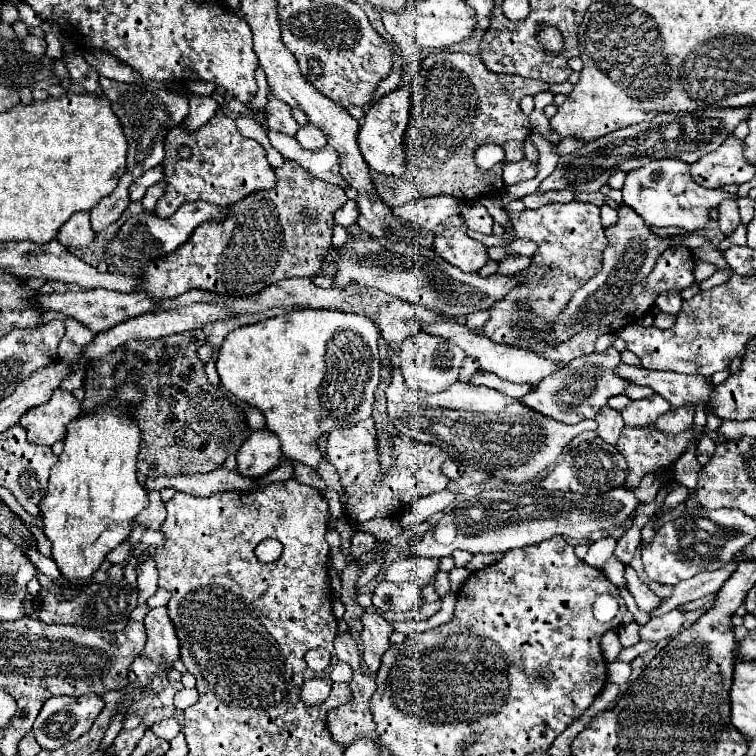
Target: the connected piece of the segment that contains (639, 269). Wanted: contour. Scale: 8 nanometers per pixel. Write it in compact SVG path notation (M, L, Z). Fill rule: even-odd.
M622 206L618 210L618 218L620 218L620 222L606 230L608 246L602 254L602 270L596 276L592 276L570 298L564 312L558 314L558 318L552 322L552 328L548 332L544 332L542 336L538 336L538 340L546 342L548 346L558 346L562 342L568 342L572 336L576 336L590 324L598 322L600 320L598 314L614 312L622 304L622 300L630 294L632 286L642 282L652 272L658 256L668 248L668 238L656 236L638 214L628 210L628 206Z

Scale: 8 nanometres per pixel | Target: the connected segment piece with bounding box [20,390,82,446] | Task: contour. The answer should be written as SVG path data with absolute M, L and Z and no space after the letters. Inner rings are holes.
M56 390L50 402L38 406L36 410L28 410L20 424L28 430L28 442L52 446L58 440L66 438L66 426L80 418L82 402L74 398L70 392Z

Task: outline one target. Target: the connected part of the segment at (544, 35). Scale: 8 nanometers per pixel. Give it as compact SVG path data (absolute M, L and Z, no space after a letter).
M540 28L537 32L537 39L540 40L540 44L542 44L550 54L560 52L562 46L564 46L562 34L560 34L556 28Z

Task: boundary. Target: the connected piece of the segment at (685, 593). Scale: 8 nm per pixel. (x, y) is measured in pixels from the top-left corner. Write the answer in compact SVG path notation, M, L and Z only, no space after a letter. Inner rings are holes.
M728 566L728 570L716 570L716 572L704 572L704 574L698 574L698 576L692 576L684 582L678 582L674 586L674 592L670 598L662 600L658 604L656 610L650 612L650 616L664 616L672 610L676 610L678 606L686 604L686 602L692 602L692 600L698 600L698 598L704 598L708 594L716 594L720 590L720 586L732 576L732 570L736 566Z

